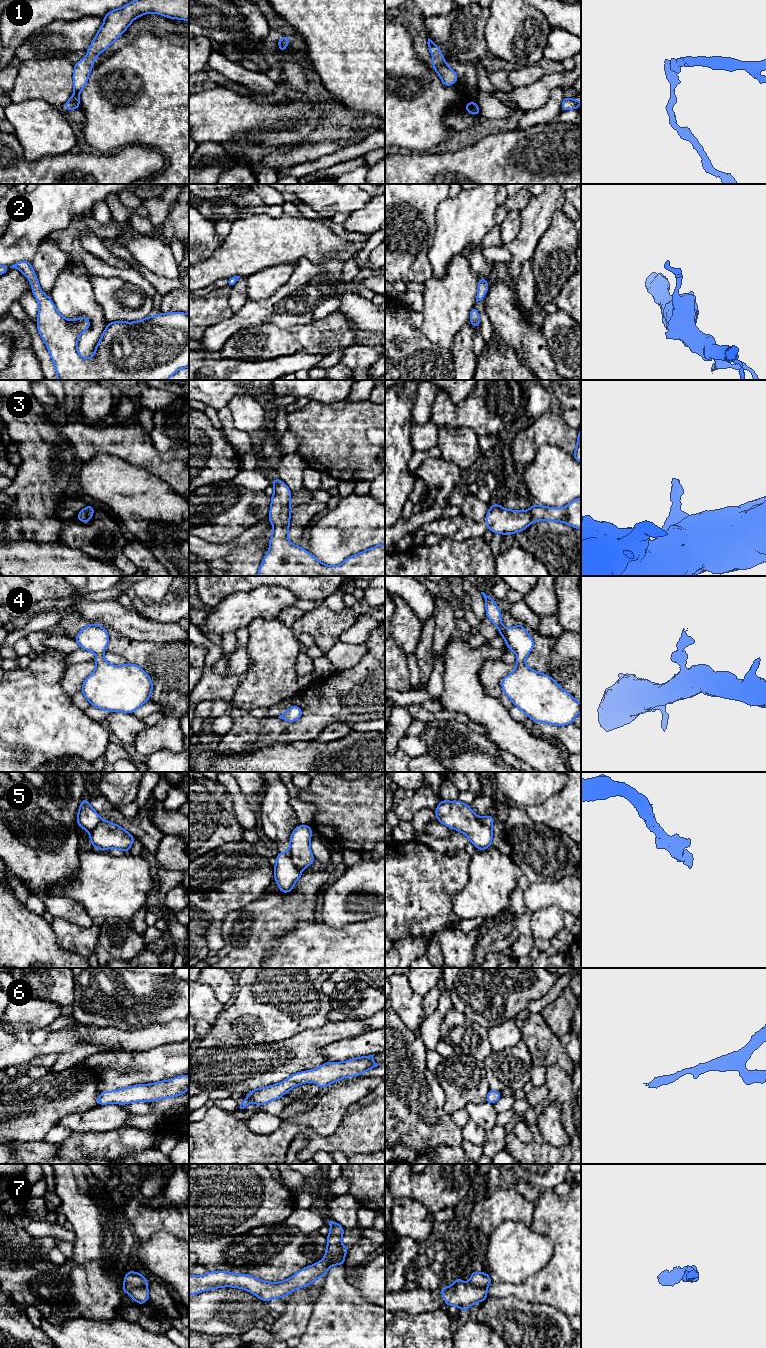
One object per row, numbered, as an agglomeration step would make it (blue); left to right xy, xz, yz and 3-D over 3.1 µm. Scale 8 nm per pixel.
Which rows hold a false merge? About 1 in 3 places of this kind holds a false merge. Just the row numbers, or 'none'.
5, 7

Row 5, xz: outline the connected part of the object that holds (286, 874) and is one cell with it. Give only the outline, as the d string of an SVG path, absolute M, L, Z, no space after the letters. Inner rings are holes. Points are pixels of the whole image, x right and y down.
M290 850L279 853L276 856L277 862L274 867L274 879L279 886L279 891L289 893L293 890L294 884L299 880L301 874L291 859Z

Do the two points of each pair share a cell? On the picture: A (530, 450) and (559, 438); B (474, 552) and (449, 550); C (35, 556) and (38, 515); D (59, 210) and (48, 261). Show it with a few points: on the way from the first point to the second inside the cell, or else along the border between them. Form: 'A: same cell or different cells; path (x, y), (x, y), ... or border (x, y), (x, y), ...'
A: same cell; path (536, 443), (541, 438), (552, 438)
B: same cell; path (468, 552), (455, 552)
C: different cells; border (12, 540), (58, 541)
D: different cells; border (45, 236), (32, 257)

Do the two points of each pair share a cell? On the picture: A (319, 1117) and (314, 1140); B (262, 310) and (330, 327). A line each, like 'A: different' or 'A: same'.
A: different
B: different

